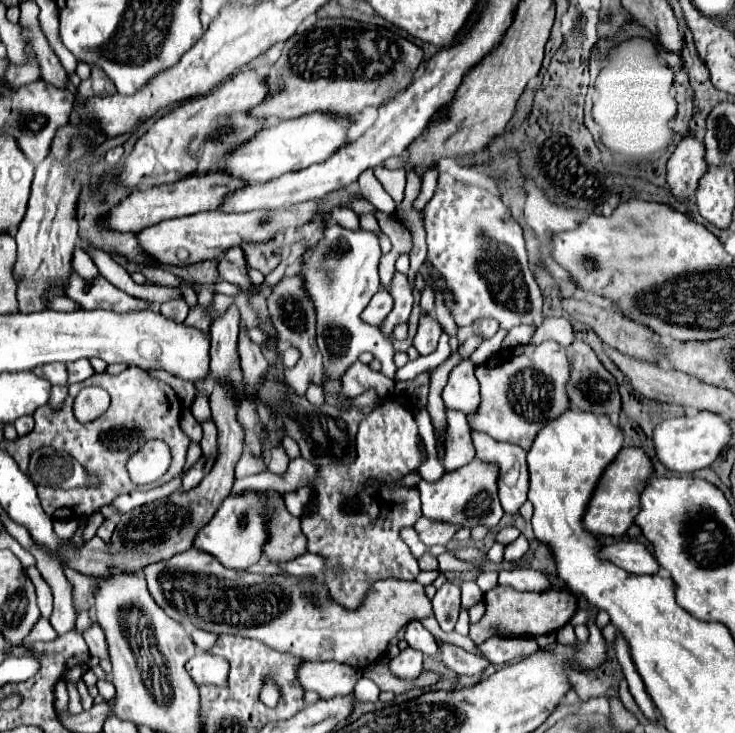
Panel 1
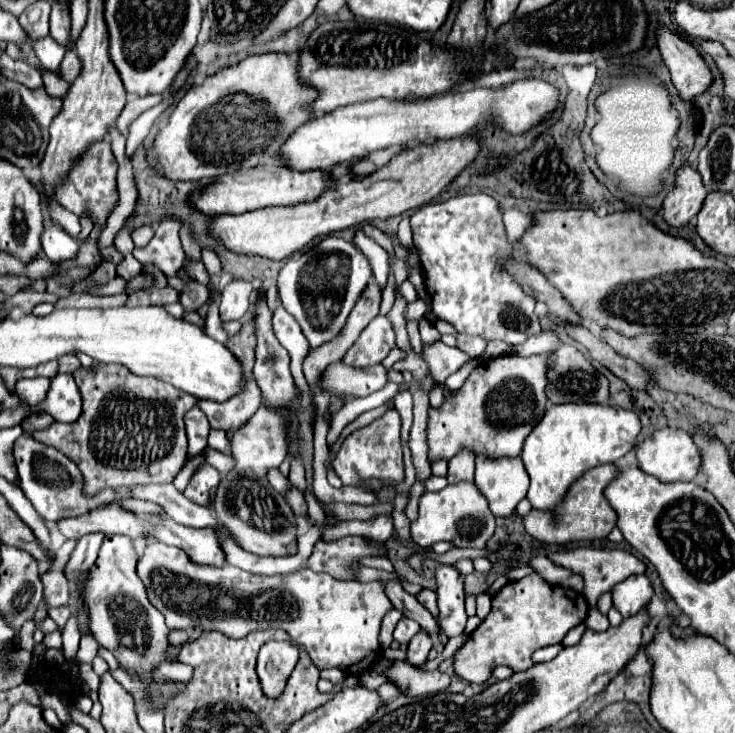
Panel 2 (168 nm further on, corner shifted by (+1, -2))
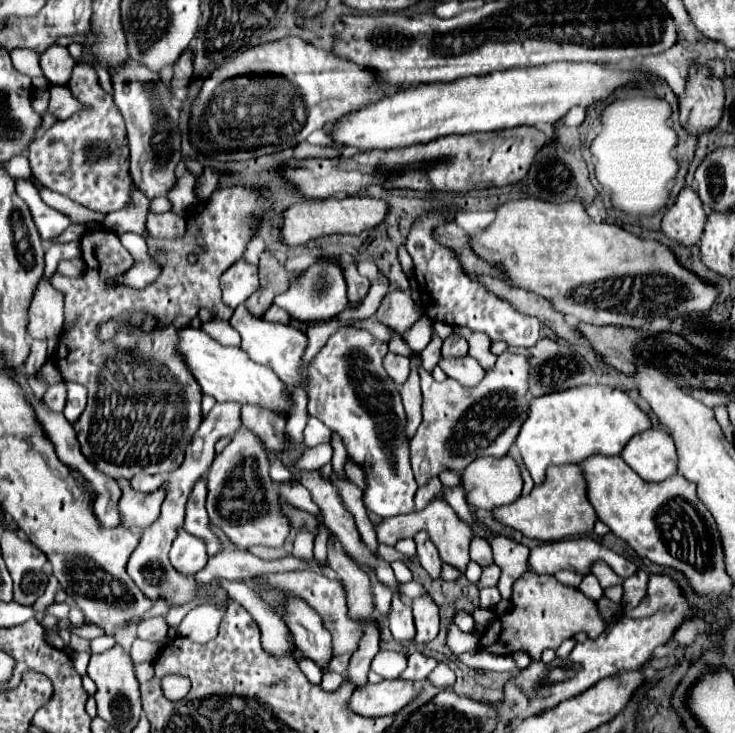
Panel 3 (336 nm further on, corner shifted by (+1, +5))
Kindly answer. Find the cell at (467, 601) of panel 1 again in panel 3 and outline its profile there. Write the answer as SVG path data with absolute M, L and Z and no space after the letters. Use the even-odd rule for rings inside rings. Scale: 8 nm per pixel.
M479 607L473 612L473 619L476 623L486 628L492 620L496 618L495 614L489 610L484 610Z

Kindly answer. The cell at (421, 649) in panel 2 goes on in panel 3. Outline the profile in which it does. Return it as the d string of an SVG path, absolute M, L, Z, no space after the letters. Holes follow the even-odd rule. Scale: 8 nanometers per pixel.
M417 597L411 603L413 607L413 617L415 617L415 643L429 643L437 637L439 633L439 607L433 603L431 597Z

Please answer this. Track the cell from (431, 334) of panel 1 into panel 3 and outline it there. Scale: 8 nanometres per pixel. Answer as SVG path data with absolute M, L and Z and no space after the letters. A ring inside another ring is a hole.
M469 355L461 359L441 359L439 367L447 373L447 377L459 381L463 387L475 387L481 377L485 377L483 367Z

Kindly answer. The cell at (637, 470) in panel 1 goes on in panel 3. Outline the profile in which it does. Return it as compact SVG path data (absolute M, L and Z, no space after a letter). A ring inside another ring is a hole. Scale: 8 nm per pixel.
M551 465L545 471L545 483L535 485L529 495L521 495L515 503L497 507L491 513L501 525L539 541L559 541L571 535L591 533L597 521L597 515L585 497L585 479L581 477L581 469L577 465Z

